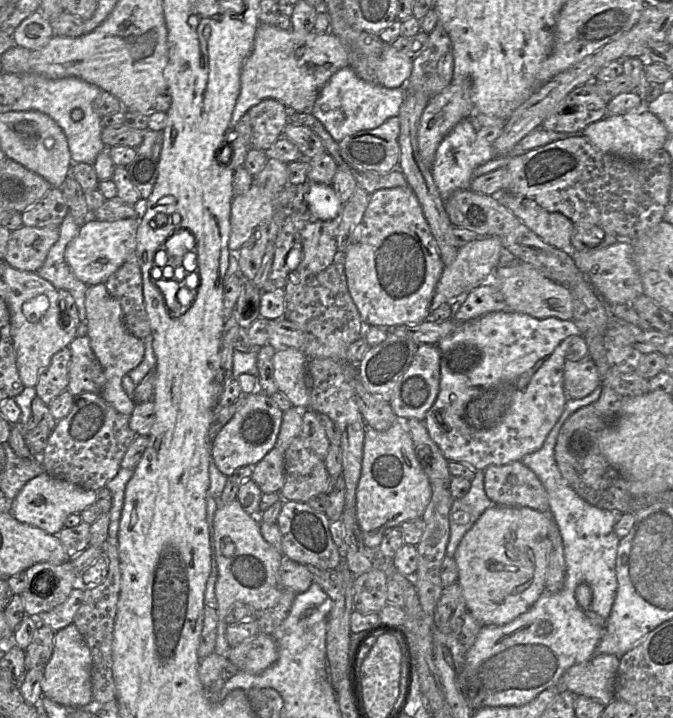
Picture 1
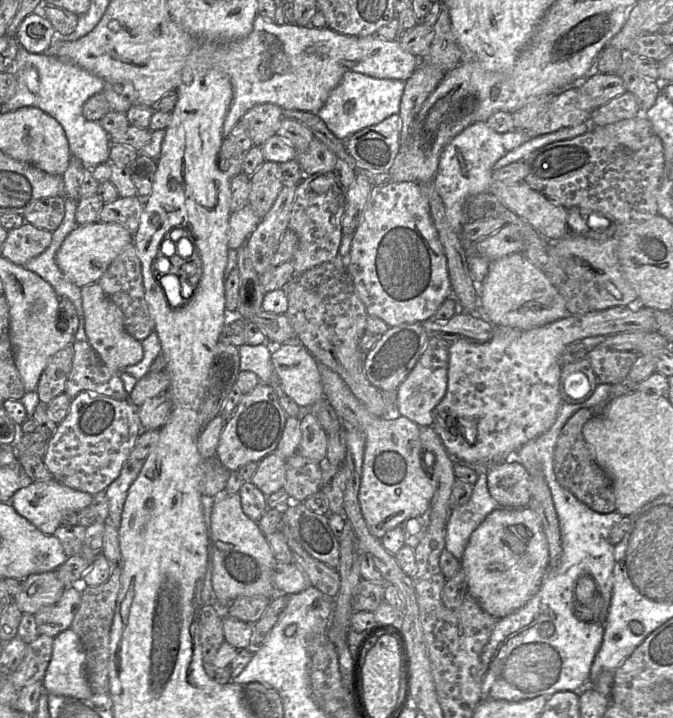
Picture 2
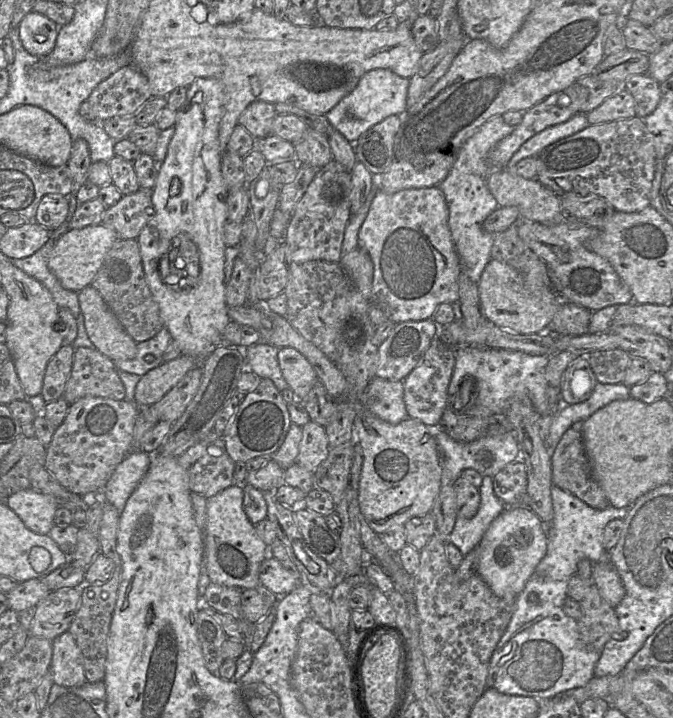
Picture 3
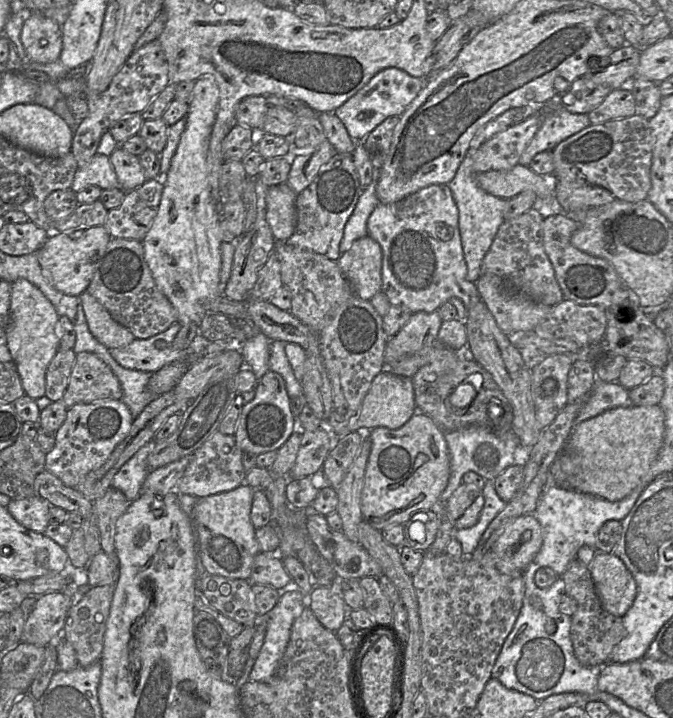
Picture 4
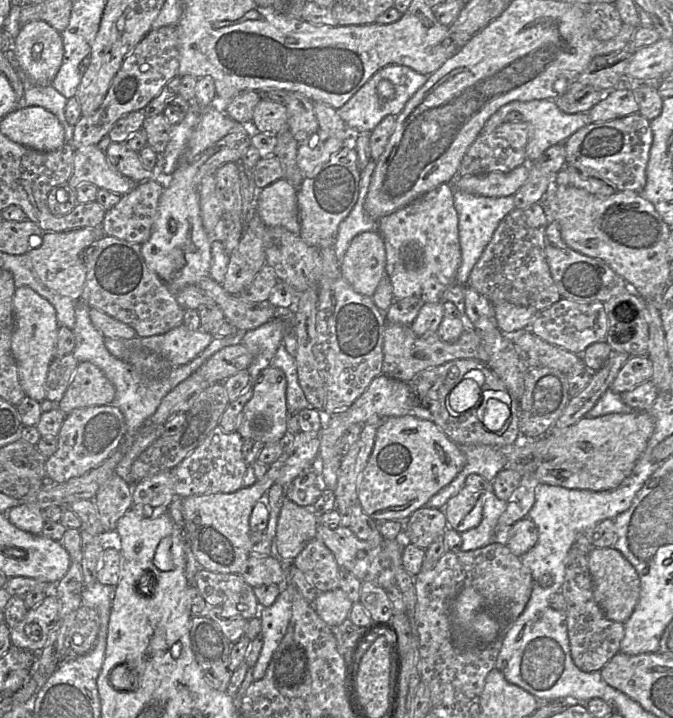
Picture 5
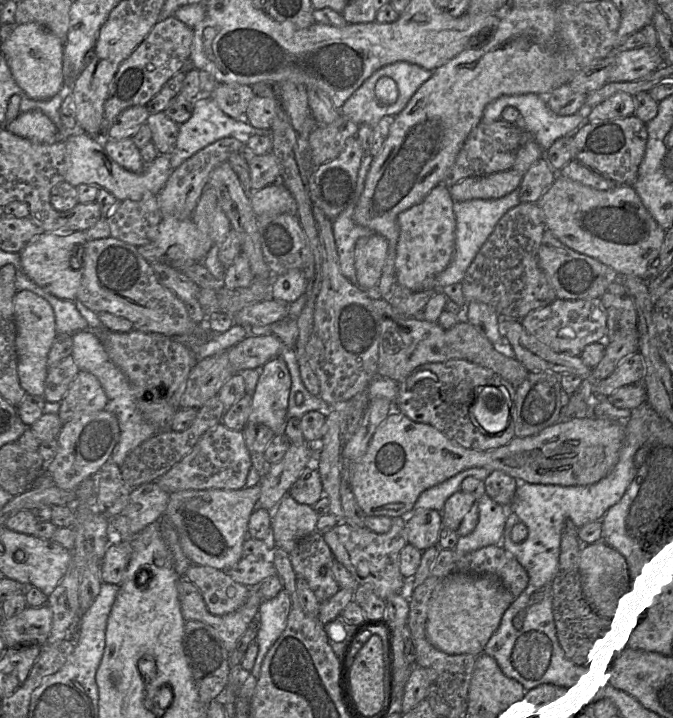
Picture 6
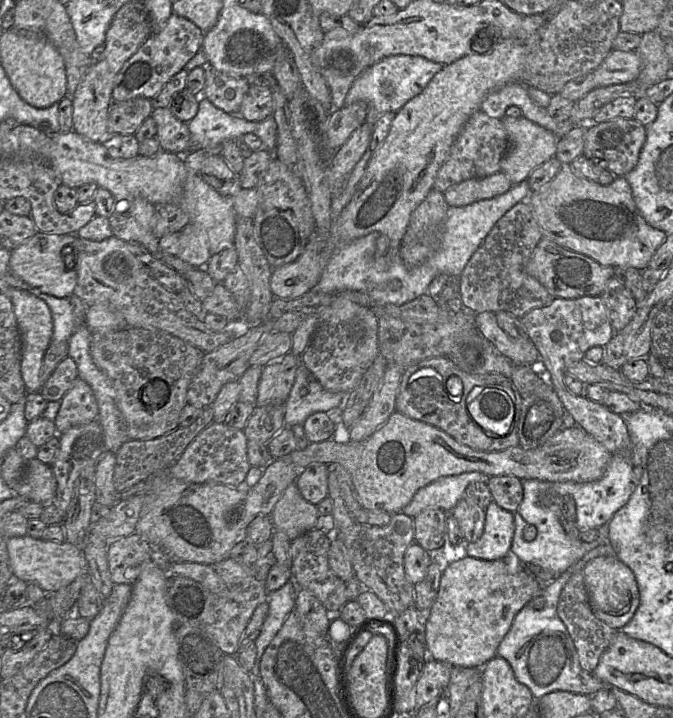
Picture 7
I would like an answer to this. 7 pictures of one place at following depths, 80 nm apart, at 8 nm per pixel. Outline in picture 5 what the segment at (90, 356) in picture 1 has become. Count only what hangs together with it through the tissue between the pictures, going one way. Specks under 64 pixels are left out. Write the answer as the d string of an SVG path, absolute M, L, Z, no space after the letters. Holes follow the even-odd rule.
M79 362L69 386L58 404L66 415L78 408L113 404L115 387L100 368Z

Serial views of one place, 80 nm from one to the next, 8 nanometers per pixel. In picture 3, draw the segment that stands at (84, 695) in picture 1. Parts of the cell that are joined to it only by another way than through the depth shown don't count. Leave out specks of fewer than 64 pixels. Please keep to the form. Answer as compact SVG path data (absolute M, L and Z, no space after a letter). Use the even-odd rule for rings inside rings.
M68 631L52 641L50 672L53 682L64 687L78 687L87 682L81 652Z

